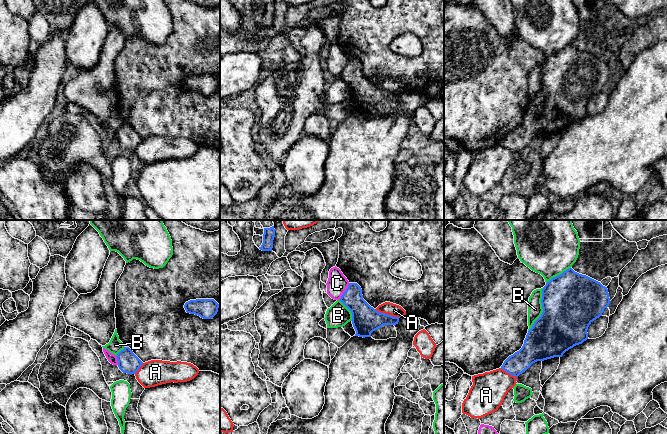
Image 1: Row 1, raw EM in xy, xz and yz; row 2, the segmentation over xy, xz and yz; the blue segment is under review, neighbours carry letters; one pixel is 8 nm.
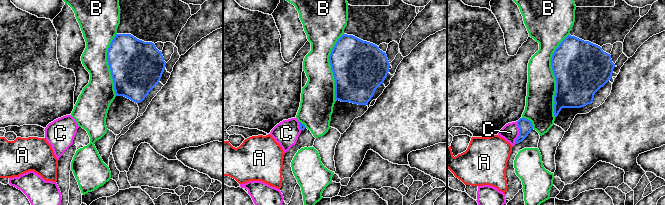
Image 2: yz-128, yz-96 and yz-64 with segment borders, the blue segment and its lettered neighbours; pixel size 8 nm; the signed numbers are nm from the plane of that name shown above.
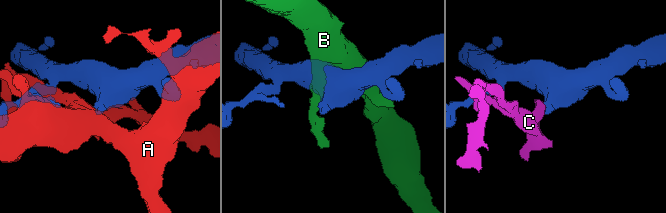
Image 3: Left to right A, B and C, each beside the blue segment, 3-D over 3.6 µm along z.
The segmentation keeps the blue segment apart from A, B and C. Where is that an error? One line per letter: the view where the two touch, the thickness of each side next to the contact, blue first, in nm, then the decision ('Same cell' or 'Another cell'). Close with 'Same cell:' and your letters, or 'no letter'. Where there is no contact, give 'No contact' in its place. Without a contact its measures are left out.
A: Touches blue in xz. Thickness 220 nm (blue) against 100 nm. Another cell
B: Touches blue in yz. Thickness 460 nm (blue) against 120 nm. Another cell
C: Touches blue in xz. Thickness 190 nm (blue) against 170 nm. Another cell
Same cell: no letter

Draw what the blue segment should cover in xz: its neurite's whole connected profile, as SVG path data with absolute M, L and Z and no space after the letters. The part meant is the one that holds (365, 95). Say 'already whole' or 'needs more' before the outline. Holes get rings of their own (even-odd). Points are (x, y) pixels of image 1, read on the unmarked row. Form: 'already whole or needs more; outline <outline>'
already whole; outline M349 59L340 77L351 87L355 112L371 113L371 109L384 101L396 101L400 93L380 89L371 83L362 71L362 65L357 59Z

